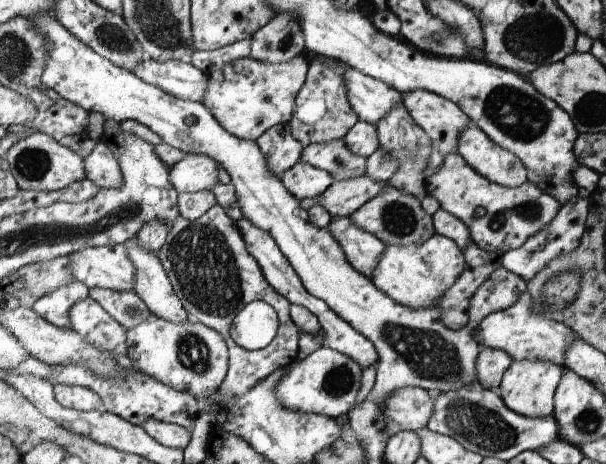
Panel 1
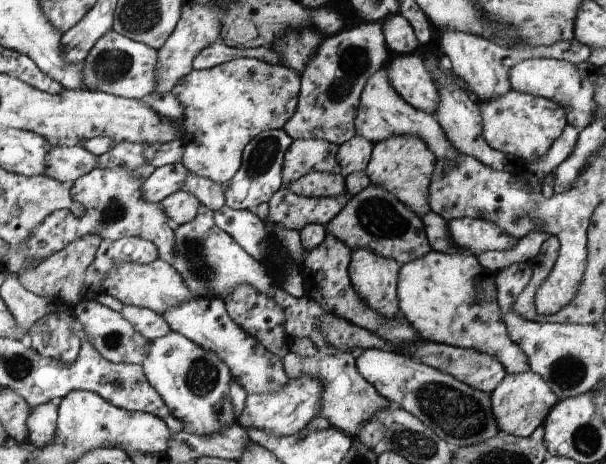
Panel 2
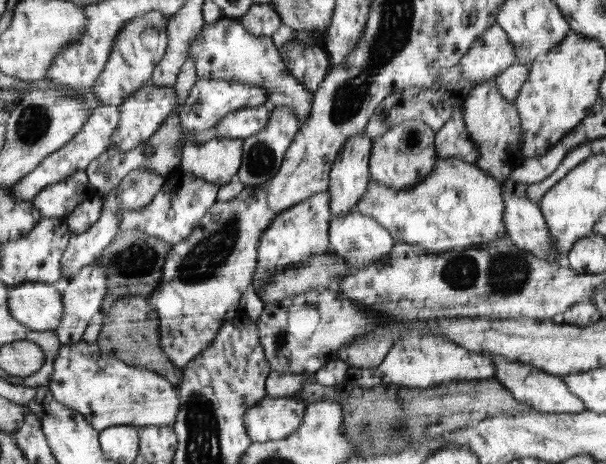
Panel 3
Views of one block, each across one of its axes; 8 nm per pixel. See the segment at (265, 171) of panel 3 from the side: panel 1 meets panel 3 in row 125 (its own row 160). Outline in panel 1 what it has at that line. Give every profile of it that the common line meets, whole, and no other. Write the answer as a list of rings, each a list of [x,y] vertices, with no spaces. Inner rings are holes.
[[[288,124],[270,127],[256,142],[267,160],[270,171],[277,177],[301,160],[303,144],[291,135]]]

